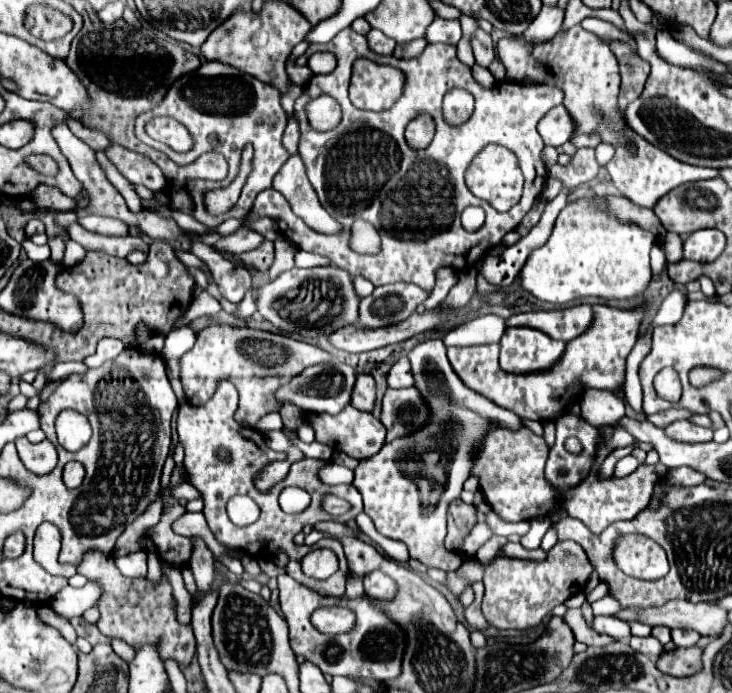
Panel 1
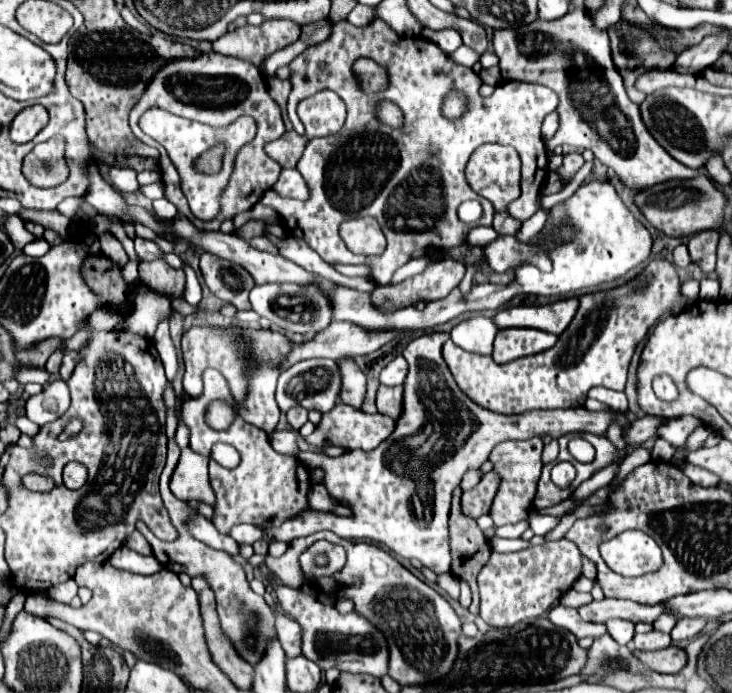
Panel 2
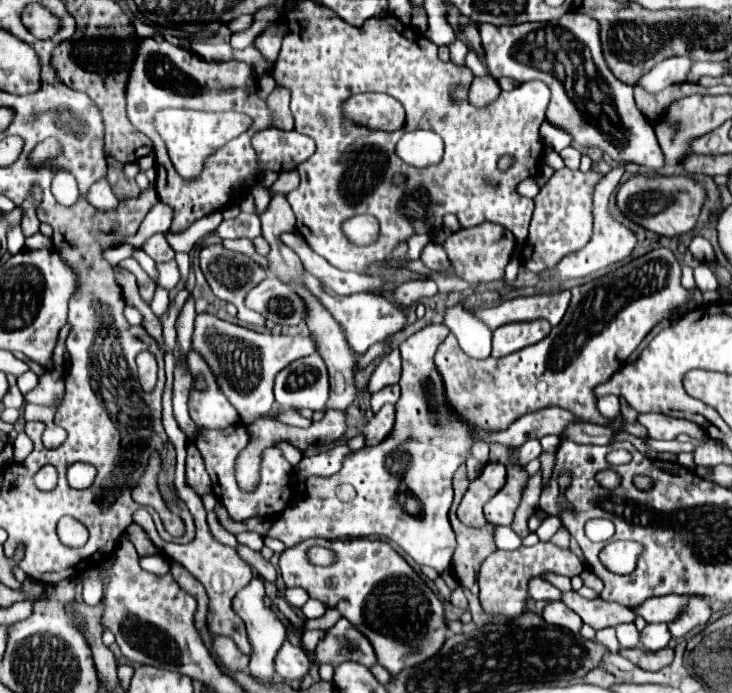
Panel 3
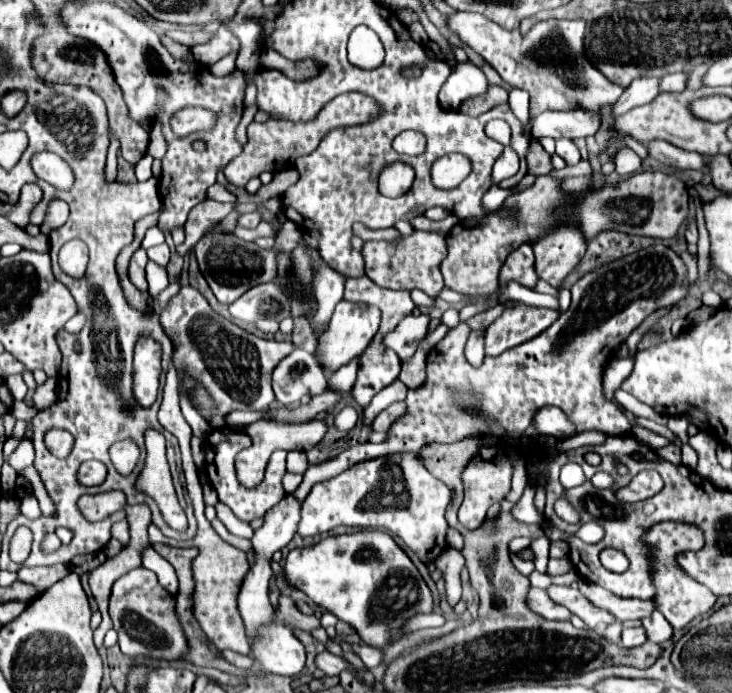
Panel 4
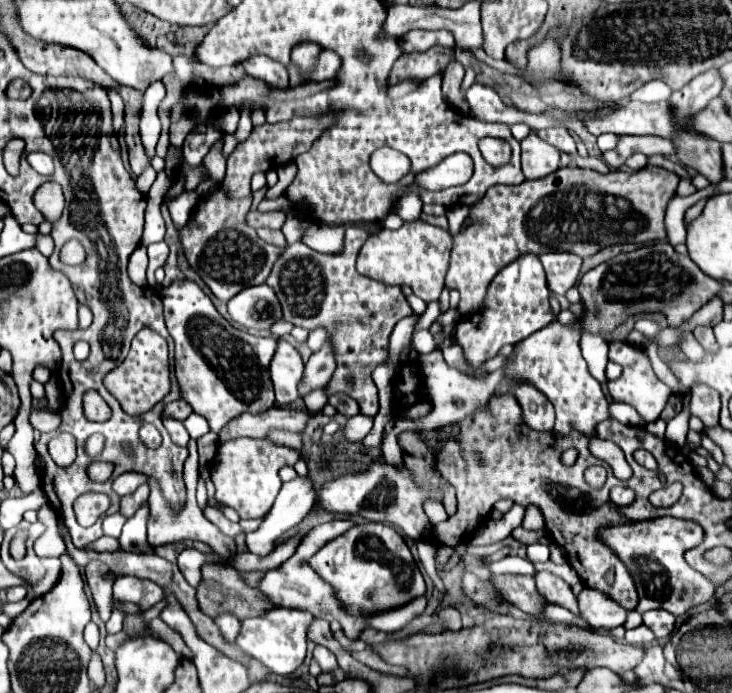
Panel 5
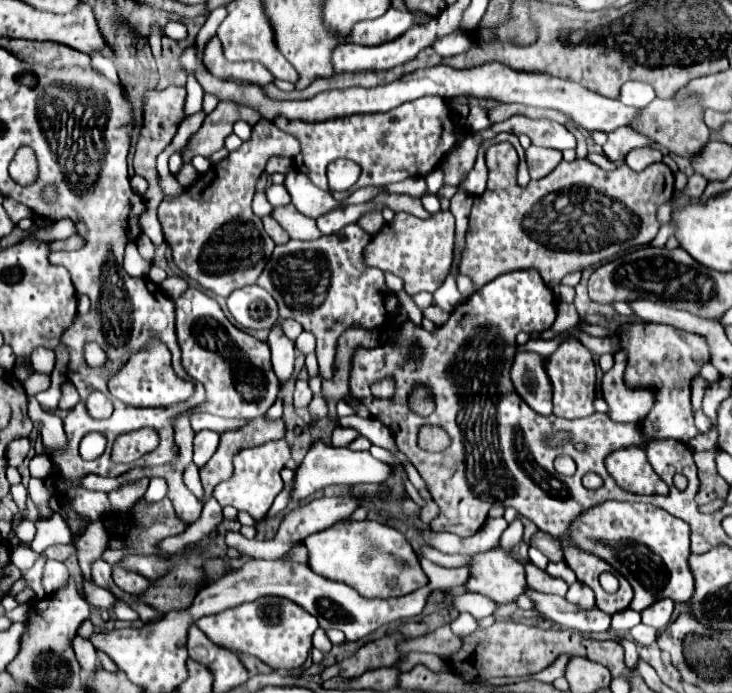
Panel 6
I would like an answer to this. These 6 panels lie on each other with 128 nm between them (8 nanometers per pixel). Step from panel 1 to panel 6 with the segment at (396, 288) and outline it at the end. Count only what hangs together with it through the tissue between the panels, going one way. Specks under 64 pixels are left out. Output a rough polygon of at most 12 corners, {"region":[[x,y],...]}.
{"region":[[398,212],[372,238],[366,264],[413,296],[452,266],[454,216]]}

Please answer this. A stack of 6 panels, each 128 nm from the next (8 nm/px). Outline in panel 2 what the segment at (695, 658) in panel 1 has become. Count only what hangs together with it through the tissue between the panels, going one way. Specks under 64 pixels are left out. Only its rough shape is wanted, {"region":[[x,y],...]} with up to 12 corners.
{"region":[[676,646],[632,654],[654,672],[674,674],[686,664]]}

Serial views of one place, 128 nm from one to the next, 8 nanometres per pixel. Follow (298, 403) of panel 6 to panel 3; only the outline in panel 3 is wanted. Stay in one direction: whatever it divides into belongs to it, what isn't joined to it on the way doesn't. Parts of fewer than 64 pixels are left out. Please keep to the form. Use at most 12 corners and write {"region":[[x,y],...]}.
{"region":[[304,282],[344,328],[356,356],[404,328],[404,312],[372,294],[340,296]]}

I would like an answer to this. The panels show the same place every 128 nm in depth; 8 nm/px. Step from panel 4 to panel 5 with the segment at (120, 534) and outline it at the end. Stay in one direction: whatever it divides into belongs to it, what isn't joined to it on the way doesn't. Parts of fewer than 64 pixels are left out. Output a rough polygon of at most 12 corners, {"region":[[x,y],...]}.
{"region":[[120,512],[106,516],[102,524],[106,536],[118,536],[126,518]]}

